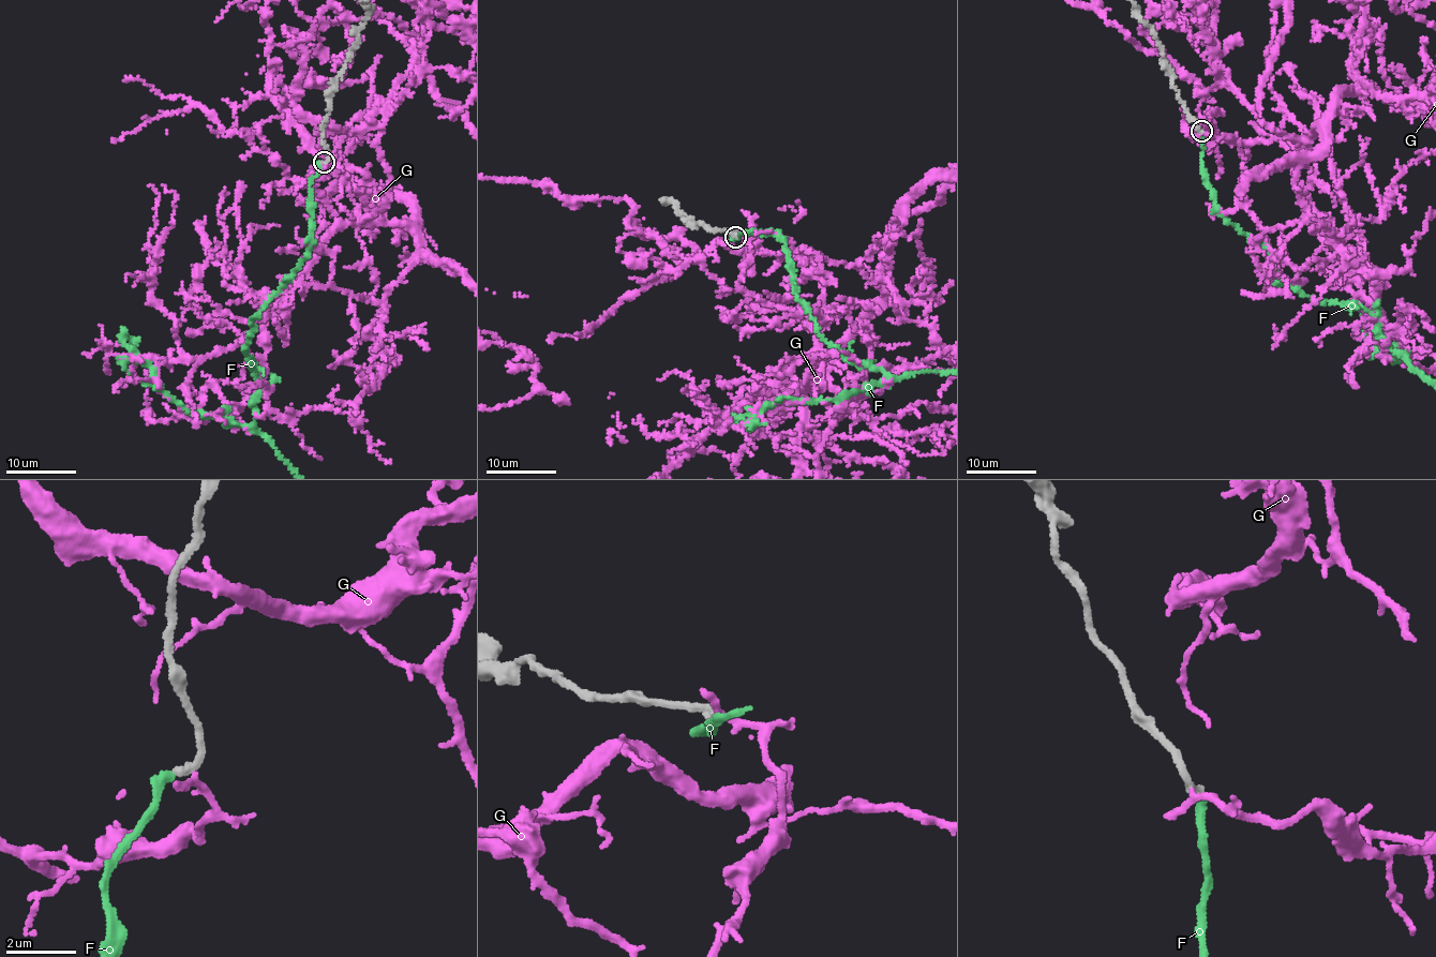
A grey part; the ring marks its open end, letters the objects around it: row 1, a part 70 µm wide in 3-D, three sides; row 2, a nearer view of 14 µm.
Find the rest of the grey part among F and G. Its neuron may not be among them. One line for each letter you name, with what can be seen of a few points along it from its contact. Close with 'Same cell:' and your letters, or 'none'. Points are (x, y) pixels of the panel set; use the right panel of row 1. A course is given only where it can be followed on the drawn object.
Same cell: F

